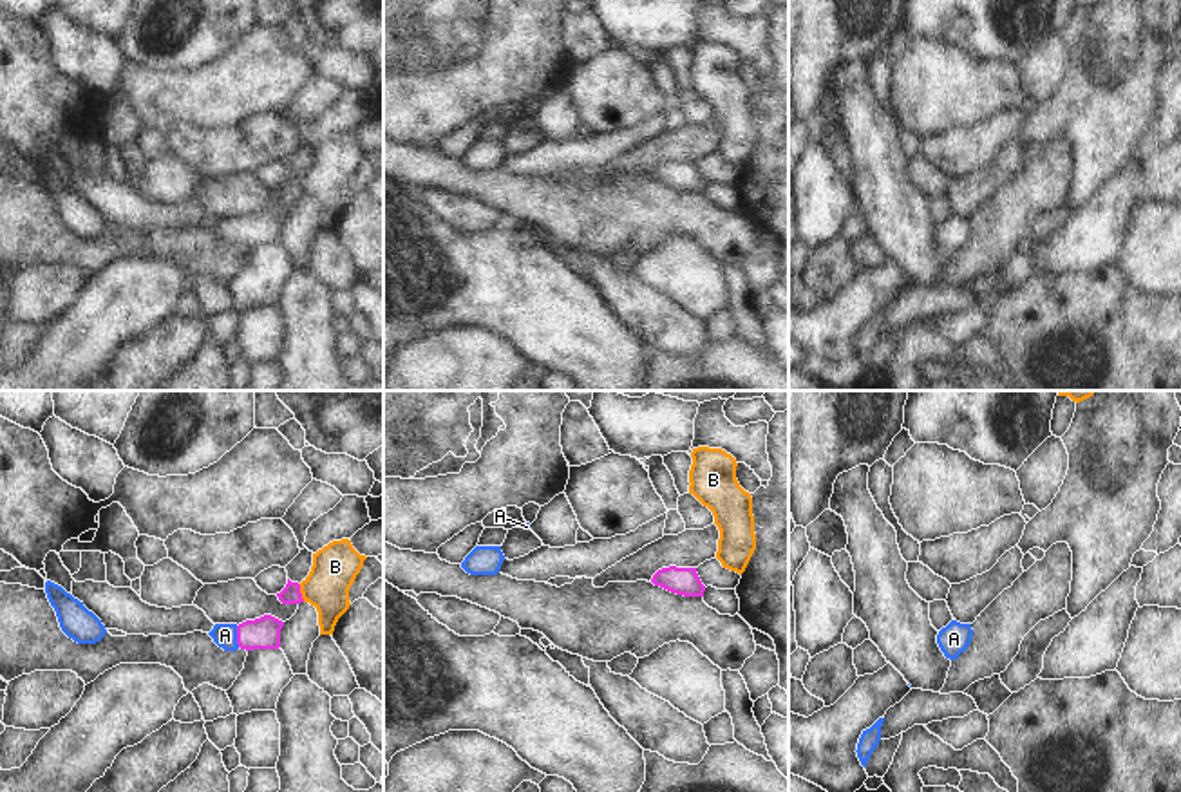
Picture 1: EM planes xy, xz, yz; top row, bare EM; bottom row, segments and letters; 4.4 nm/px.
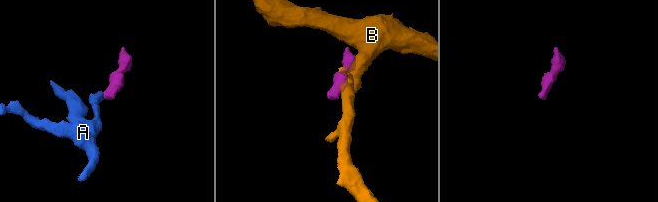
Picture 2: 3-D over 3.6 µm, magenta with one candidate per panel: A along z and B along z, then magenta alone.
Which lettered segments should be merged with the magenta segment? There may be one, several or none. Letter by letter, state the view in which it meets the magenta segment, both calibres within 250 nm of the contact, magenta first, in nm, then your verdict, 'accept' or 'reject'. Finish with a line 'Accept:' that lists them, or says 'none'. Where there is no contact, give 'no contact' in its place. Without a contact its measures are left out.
A: xy | 140/110 nm | accept
B: xy | 80/200 nm | reject
Accept: A

